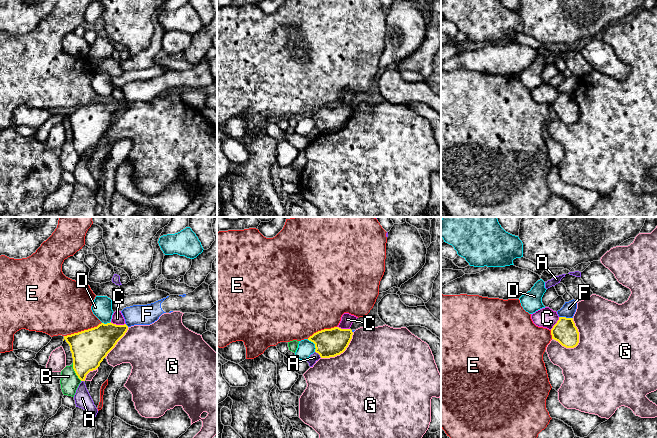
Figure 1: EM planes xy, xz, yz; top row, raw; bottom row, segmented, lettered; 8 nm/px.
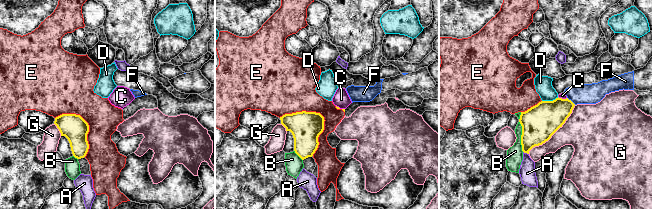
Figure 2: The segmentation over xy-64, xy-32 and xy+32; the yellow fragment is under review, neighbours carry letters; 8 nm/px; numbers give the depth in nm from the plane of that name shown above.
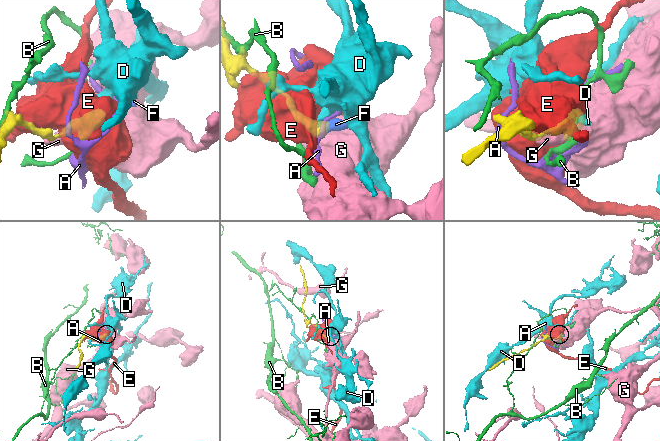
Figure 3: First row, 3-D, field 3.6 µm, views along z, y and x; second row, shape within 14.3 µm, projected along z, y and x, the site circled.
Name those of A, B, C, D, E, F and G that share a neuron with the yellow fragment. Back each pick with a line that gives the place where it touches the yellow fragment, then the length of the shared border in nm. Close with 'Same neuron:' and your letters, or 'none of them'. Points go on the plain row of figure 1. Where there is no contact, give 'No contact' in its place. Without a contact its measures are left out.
Same neuron: none of them

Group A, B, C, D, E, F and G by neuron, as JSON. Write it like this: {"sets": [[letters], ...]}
{"sets": [["A"], ["B"], ["C"], ["D"], ["E"], ["F"], ["G"]]}

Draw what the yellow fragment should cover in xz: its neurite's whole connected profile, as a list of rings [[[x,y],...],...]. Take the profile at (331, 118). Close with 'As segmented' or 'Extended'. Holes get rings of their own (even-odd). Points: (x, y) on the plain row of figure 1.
[[[334,103],[316,108],[308,116],[315,120],[315,128],[321,134],[330,134],[340,131],[346,126],[352,111],[351,105]]]. As segmented

